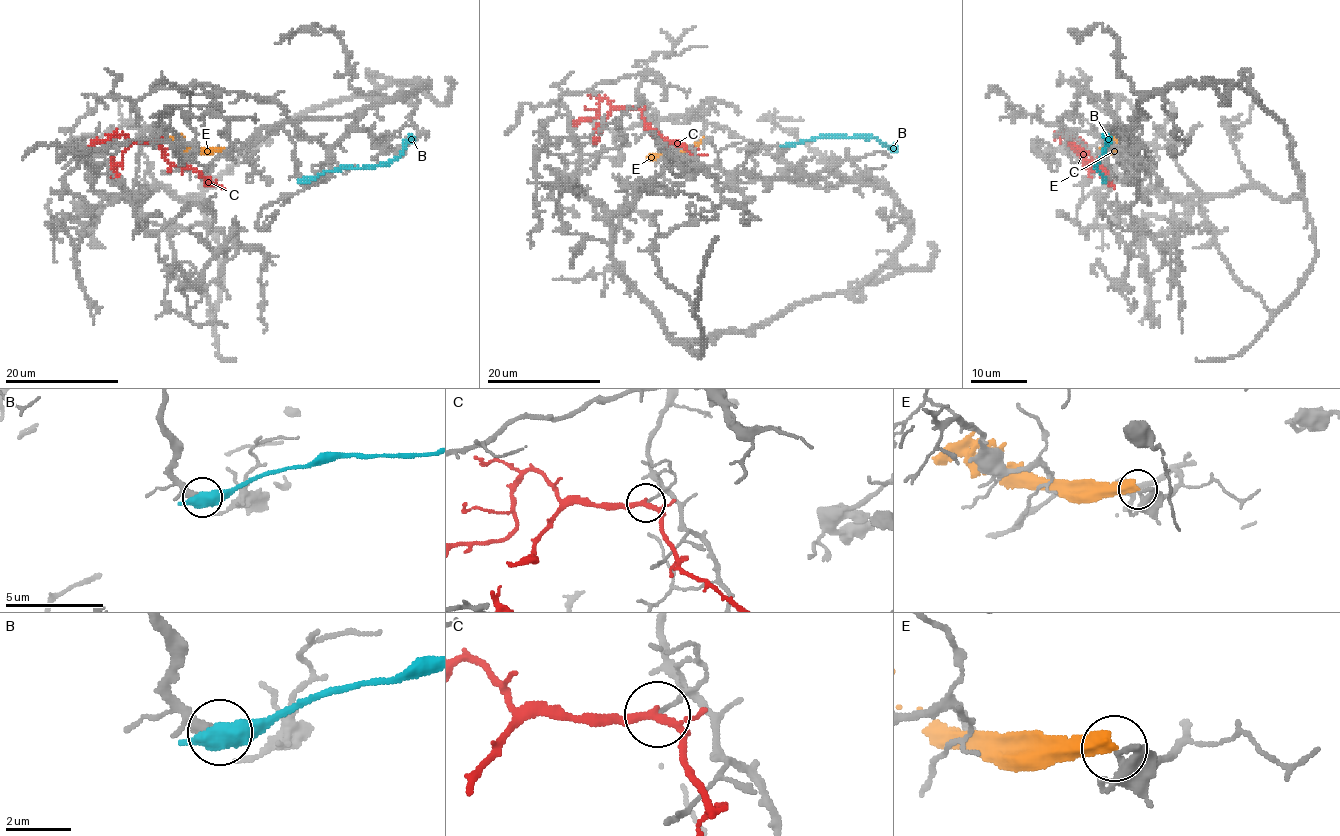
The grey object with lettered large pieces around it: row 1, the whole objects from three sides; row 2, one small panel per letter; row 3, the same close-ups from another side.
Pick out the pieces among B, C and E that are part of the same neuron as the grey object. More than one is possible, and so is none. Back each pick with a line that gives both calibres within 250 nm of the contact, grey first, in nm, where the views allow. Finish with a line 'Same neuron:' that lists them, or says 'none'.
Same neuron: none

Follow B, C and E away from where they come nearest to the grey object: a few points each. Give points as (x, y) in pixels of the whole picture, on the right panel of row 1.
B: (1106, 179), (1096, 169), (1104, 150), (1106, 136), (1103, 133)
C: (1066, 138), (1089, 162), (1102, 167), (1114, 189)
E: (1099, 150), (1110, 150), (1120, 142)

